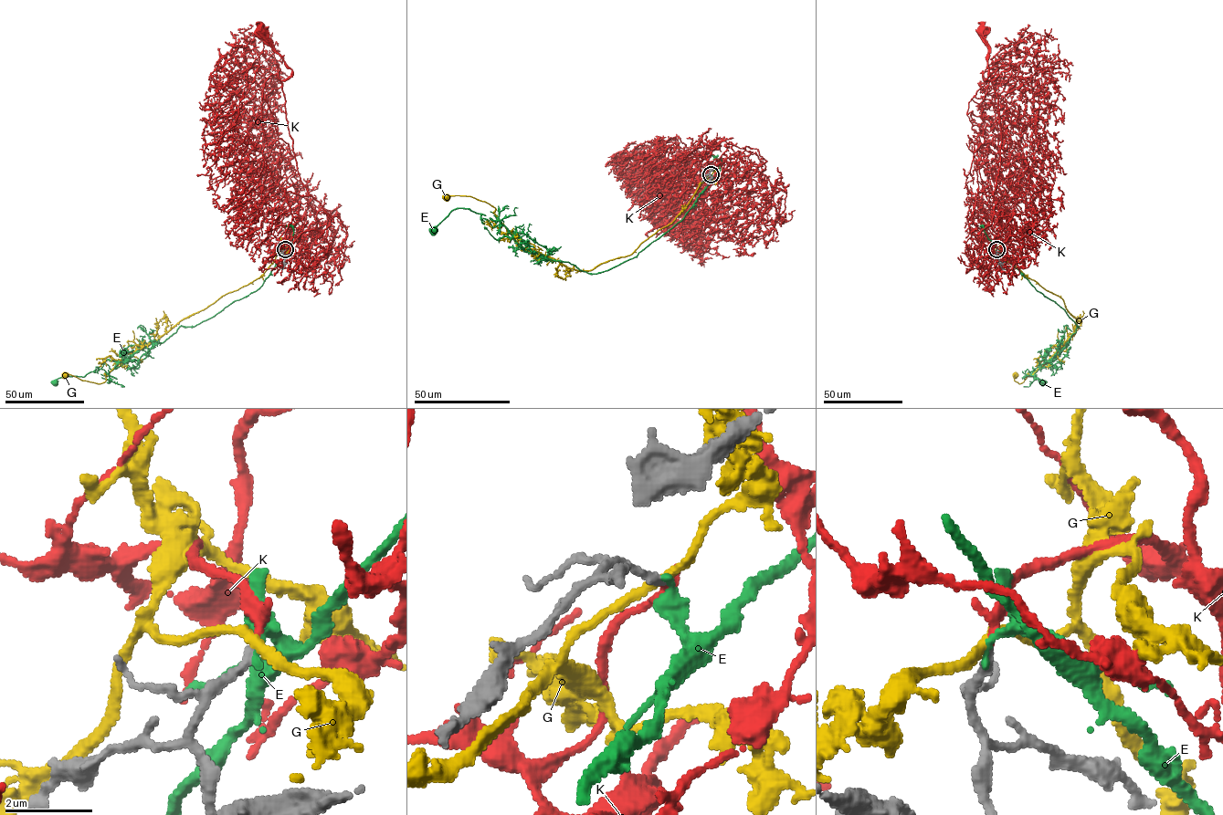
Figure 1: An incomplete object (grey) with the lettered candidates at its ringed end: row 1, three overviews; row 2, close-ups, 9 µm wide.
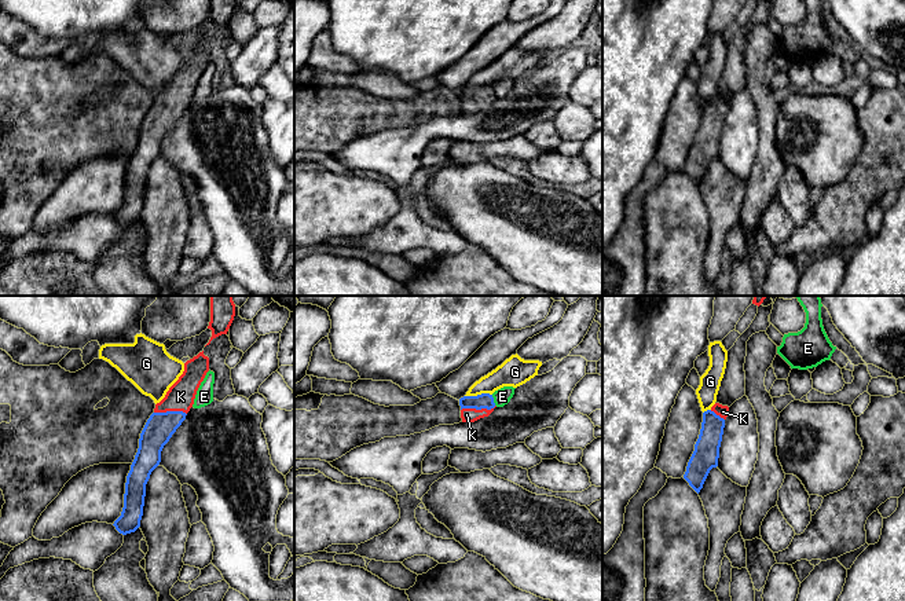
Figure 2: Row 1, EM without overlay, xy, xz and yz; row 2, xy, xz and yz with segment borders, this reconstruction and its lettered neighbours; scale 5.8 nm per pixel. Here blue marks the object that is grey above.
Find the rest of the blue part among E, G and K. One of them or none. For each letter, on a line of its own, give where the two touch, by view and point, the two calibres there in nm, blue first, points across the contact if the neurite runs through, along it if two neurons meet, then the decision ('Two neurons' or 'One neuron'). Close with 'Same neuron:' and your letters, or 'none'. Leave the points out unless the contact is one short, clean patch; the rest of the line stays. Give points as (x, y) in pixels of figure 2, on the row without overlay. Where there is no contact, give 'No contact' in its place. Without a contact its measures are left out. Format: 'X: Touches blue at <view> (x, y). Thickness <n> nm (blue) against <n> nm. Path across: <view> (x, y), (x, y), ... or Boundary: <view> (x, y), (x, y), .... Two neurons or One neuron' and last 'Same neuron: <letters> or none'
E: Touches blue at xz (493, 92). Thickness 90 nm (blue) against 100 nm. Boundary: xz (491, 87), (495, 96). Two neurons
G: Touches blue at xz (477, 87). Thickness 90 nm (blue) against 170 nm. Boundary: xz (491, 85), (465, 88). Two neurons
K: Touches blue at xz (477, 101). Thickness 90 nm (blue) against 80 nm. Path across: xz (484, 92), (477, 101), (466, 106). One neuron
Same neuron: K

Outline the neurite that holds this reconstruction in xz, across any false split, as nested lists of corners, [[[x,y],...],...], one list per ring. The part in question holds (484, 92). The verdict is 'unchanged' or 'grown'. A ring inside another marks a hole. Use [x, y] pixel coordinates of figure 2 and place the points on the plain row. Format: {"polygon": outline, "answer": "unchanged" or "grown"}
{"polygon": [[[490,85],[477,88],[464,88],[459,91],[462,114],[475,114],[480,110],[488,109],[497,99],[494,89]]], "answer": "grown"}

